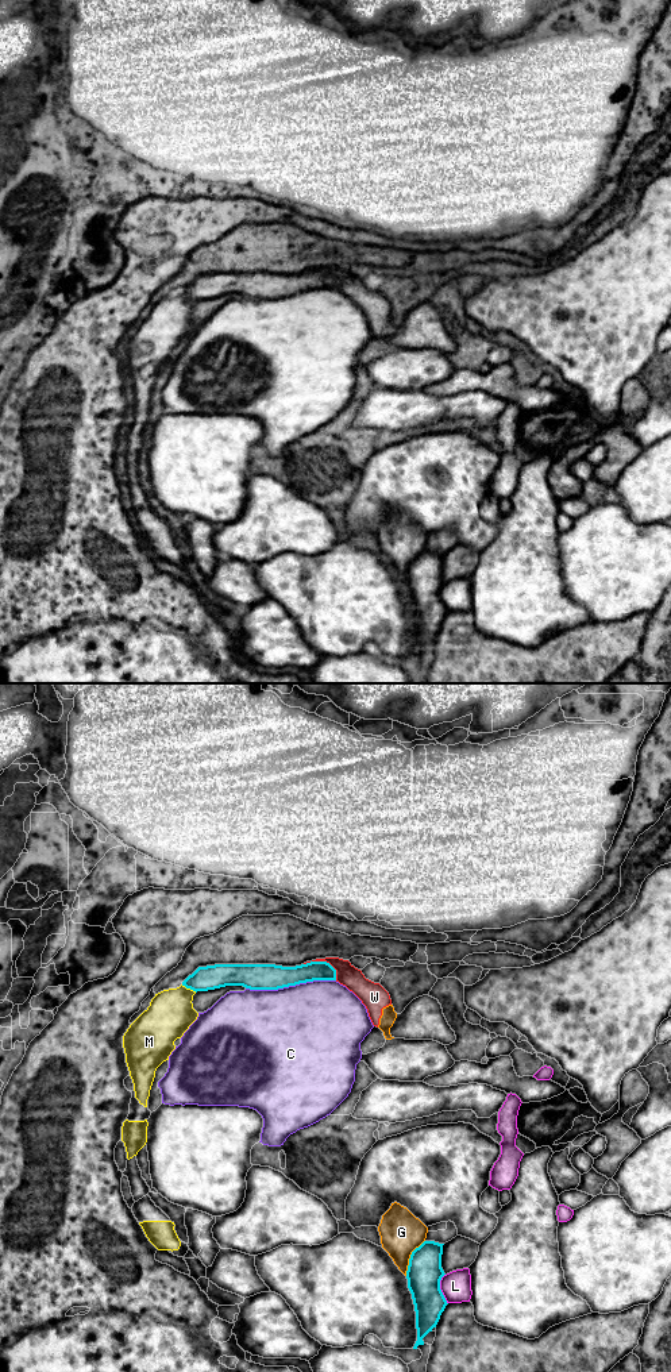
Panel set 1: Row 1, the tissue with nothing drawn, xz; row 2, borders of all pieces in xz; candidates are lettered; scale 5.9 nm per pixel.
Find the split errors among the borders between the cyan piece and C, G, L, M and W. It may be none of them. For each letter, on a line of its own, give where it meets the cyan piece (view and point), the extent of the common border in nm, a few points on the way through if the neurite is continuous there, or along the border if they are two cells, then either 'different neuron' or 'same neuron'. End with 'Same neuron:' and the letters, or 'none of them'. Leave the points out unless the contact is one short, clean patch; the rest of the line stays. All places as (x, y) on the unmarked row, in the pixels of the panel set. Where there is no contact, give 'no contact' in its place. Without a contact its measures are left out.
C: meets cyan in xz at (290, 293); contact 550 nm long; different neuron
G: meets cyan in xz at (411, 566); contact 240 nm long; different neuron
L: meets cyan in xz at (439, 597); contact 180 nm long; different neuron
M: meets cyan in xz at (189, 296); contact 100 nm long; different neuron
W: meets cyan in xz at (324, 270); contact 220 nm long; different neuron
Same neuron: none of them

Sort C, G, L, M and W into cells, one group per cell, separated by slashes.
C / G W / L / M

